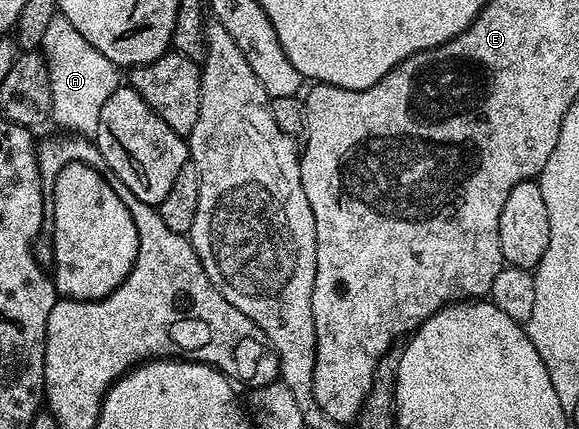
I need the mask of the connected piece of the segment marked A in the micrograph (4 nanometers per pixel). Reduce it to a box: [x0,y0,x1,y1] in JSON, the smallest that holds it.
[40,16,122,140]

